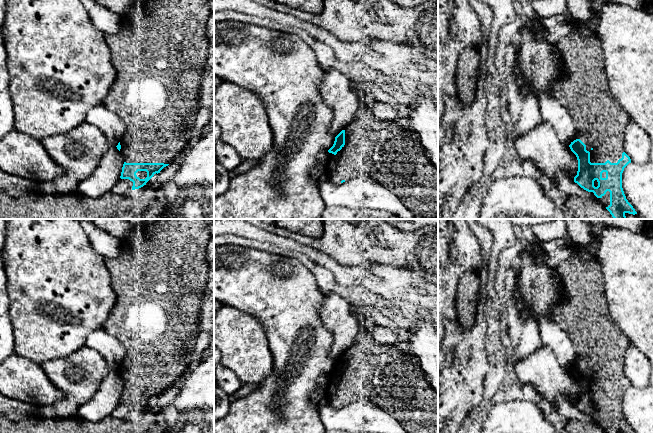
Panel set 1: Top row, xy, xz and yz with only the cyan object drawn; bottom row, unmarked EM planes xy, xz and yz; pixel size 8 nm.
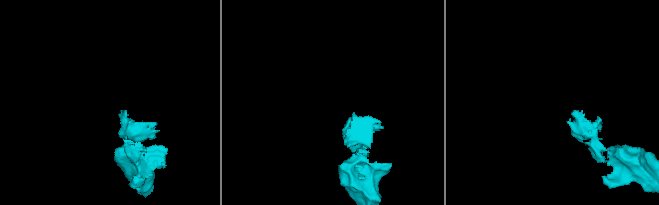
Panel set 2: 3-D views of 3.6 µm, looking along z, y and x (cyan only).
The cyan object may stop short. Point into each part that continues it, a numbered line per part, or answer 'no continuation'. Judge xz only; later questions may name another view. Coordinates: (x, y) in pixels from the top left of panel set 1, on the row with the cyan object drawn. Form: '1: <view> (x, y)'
1: xz (393, 156)

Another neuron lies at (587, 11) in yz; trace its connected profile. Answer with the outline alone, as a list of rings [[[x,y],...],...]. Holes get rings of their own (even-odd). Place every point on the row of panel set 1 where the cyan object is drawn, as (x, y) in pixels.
[[[566,0],[566,4],[576,19],[588,21],[594,17],[598,20],[596,34],[601,41],[610,93],[650,137],[649,162],[653,163],[653,15],[618,3],[604,4],[599,10],[588,0]]]

